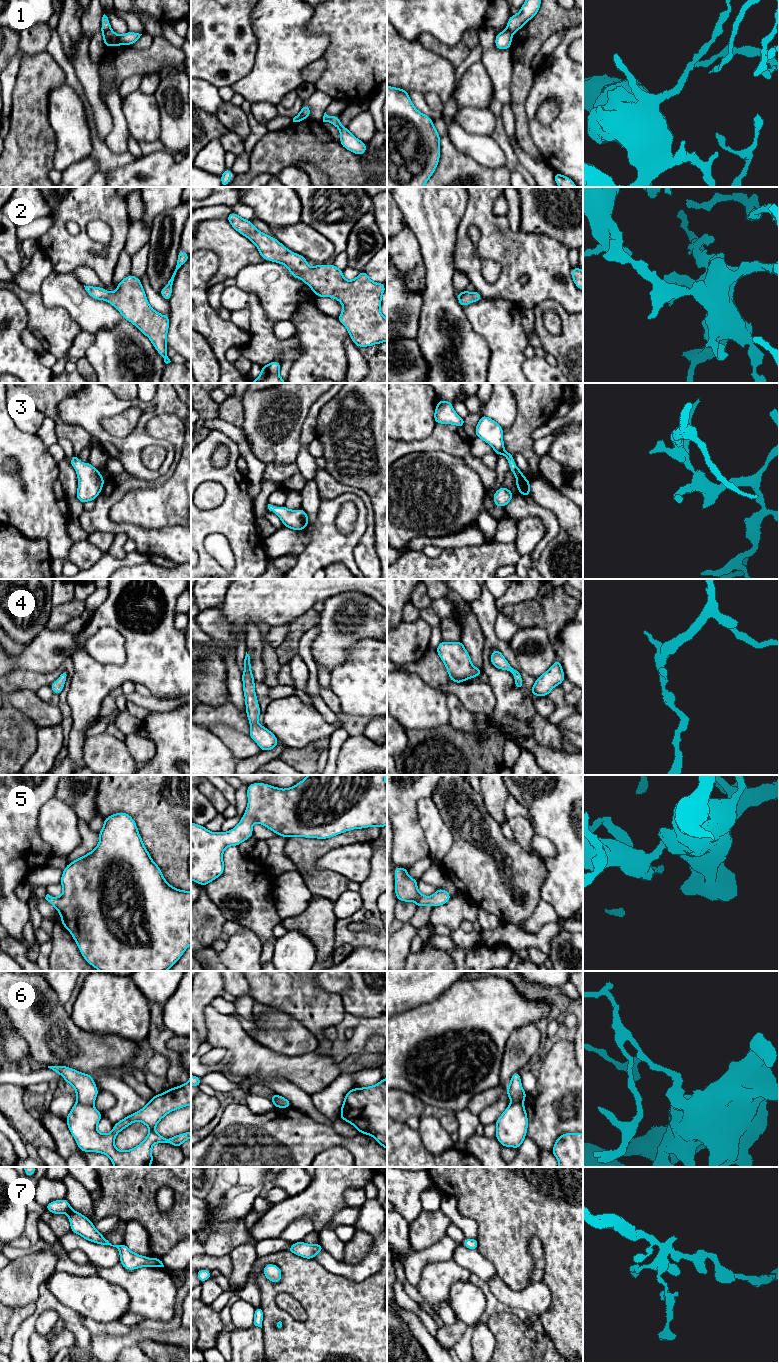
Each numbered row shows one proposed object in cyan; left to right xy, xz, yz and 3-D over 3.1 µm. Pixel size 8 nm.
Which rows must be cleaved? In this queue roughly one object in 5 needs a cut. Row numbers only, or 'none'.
1, 6

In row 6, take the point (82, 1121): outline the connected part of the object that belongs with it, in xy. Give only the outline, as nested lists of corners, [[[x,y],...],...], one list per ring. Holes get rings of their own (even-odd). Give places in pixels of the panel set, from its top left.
[[[191,1074],[187,1083],[170,1088],[162,1094],[155,1094],[144,1108],[114,1124],[113,1130],[108,1134],[98,1132],[97,1125],[103,1114],[93,1105],[75,1103],[65,1120],[81,1151],[103,1153],[110,1158],[114,1167],[150,1167],[154,1162],[152,1146],[155,1143],[170,1143],[180,1147],[191,1138],[191,1131],[169,1139],[155,1131],[156,1125],[168,1113],[189,1105]],[[136,1121],[144,1123],[149,1128],[148,1135],[138,1146],[130,1150],[118,1150],[114,1144],[117,1134]]]

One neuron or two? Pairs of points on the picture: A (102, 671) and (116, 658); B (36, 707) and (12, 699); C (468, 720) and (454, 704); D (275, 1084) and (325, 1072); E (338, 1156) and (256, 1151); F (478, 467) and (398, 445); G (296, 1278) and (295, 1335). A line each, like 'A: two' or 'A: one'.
A: two
B: one
C: one
D: two
E: two
F: one
G: one

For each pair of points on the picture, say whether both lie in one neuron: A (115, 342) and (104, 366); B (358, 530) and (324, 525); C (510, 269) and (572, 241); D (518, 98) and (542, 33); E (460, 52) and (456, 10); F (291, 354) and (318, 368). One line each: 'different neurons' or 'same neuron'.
A: same neuron
B: same neuron
C: different neurons
D: same neuron
E: different neurons
F: different neurons

